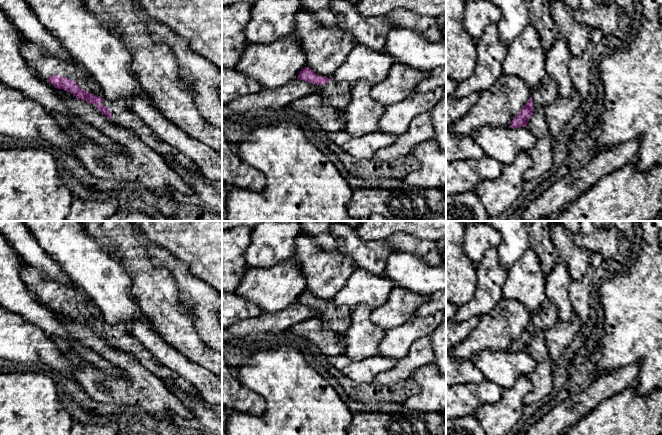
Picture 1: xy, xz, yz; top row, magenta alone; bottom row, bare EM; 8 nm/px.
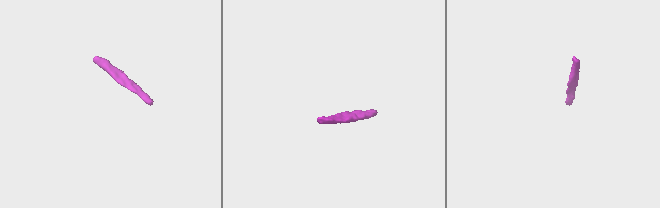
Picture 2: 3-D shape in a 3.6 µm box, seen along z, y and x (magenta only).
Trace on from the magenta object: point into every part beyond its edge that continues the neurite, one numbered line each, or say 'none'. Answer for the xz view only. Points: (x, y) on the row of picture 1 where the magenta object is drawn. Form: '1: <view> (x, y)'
1: xz (337, 94)

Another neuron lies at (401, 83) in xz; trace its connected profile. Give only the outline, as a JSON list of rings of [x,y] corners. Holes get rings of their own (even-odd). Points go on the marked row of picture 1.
[[[394,63],[388,76],[372,86],[370,95],[384,106],[397,103],[417,94],[417,86],[428,78],[430,71],[419,71],[401,63]]]

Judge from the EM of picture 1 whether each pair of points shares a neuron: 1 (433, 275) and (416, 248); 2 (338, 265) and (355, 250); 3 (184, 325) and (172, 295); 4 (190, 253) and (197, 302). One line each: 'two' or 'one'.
1: two
2: two
3: one
4: two

